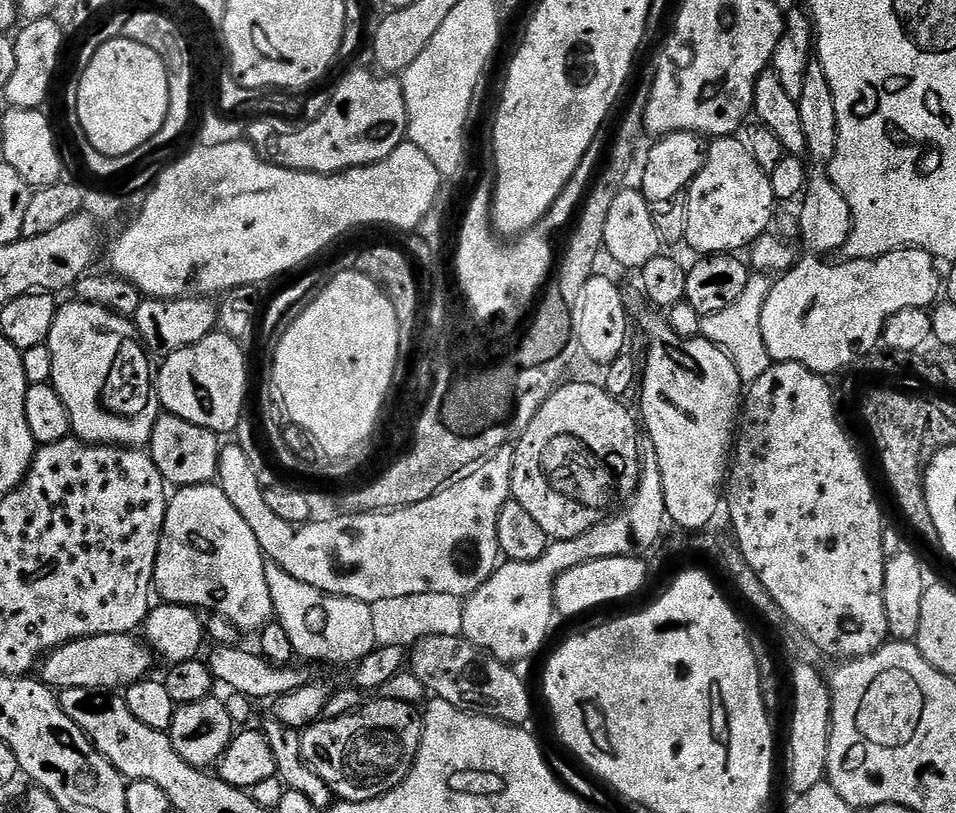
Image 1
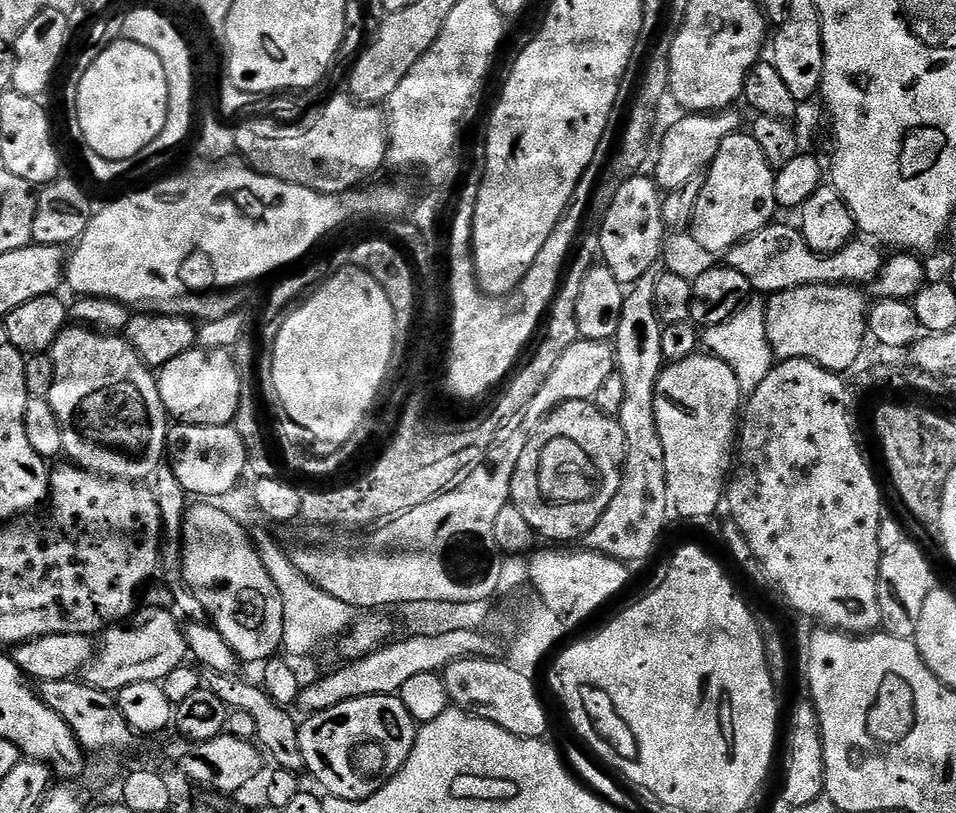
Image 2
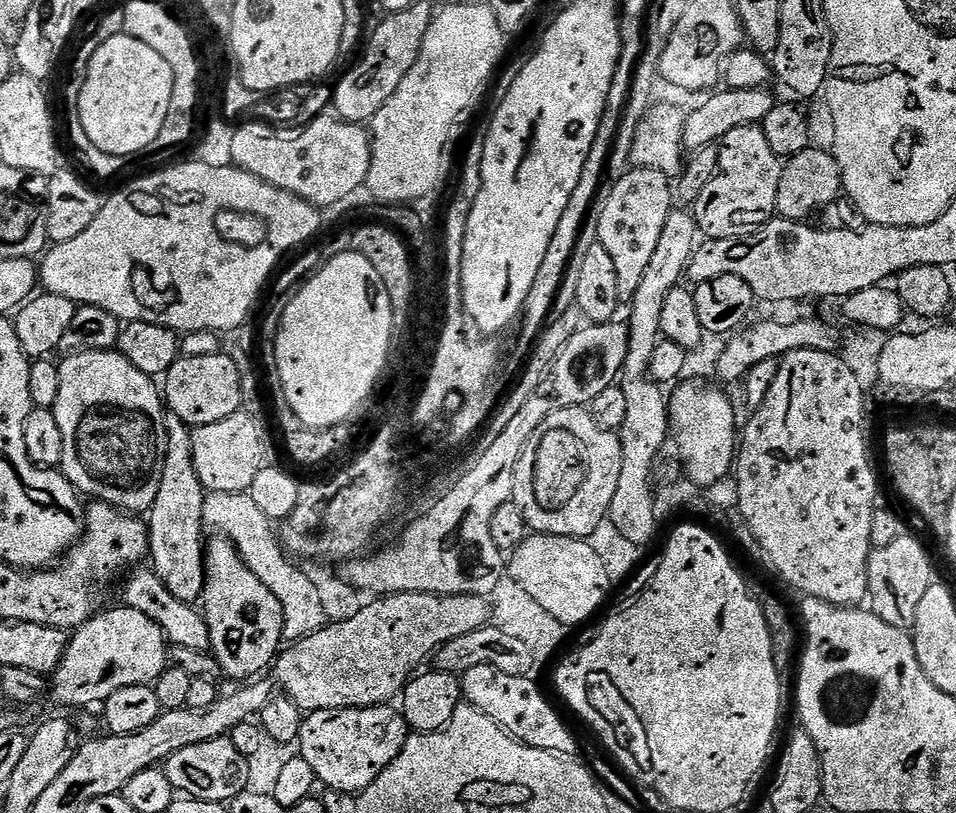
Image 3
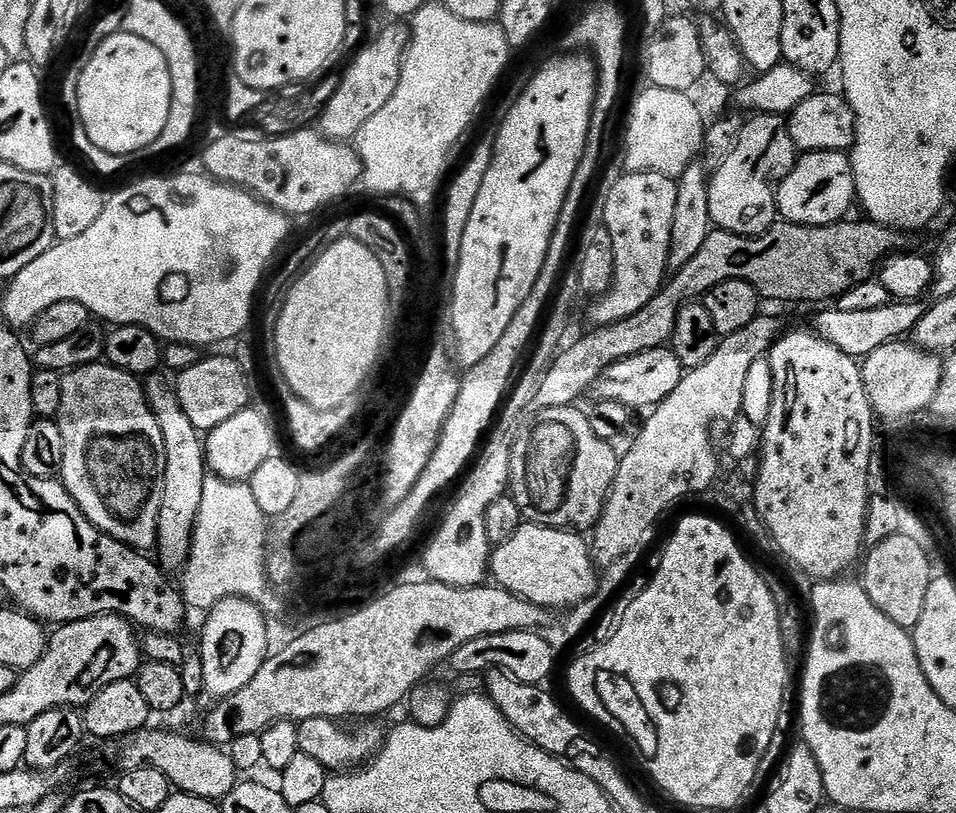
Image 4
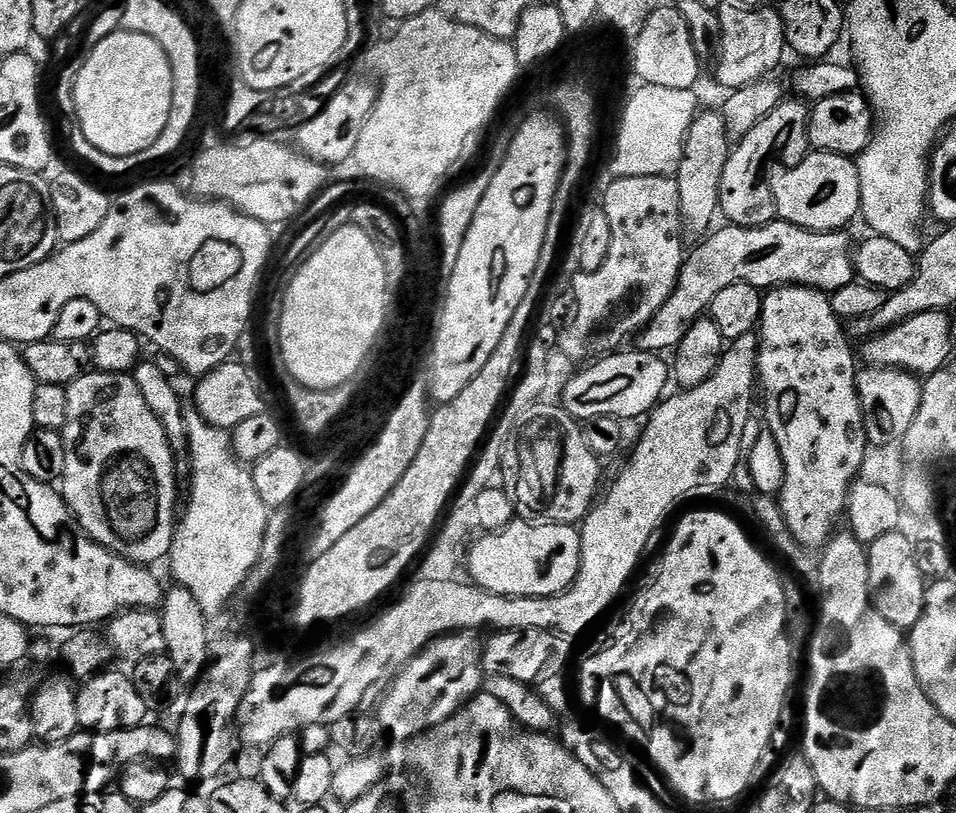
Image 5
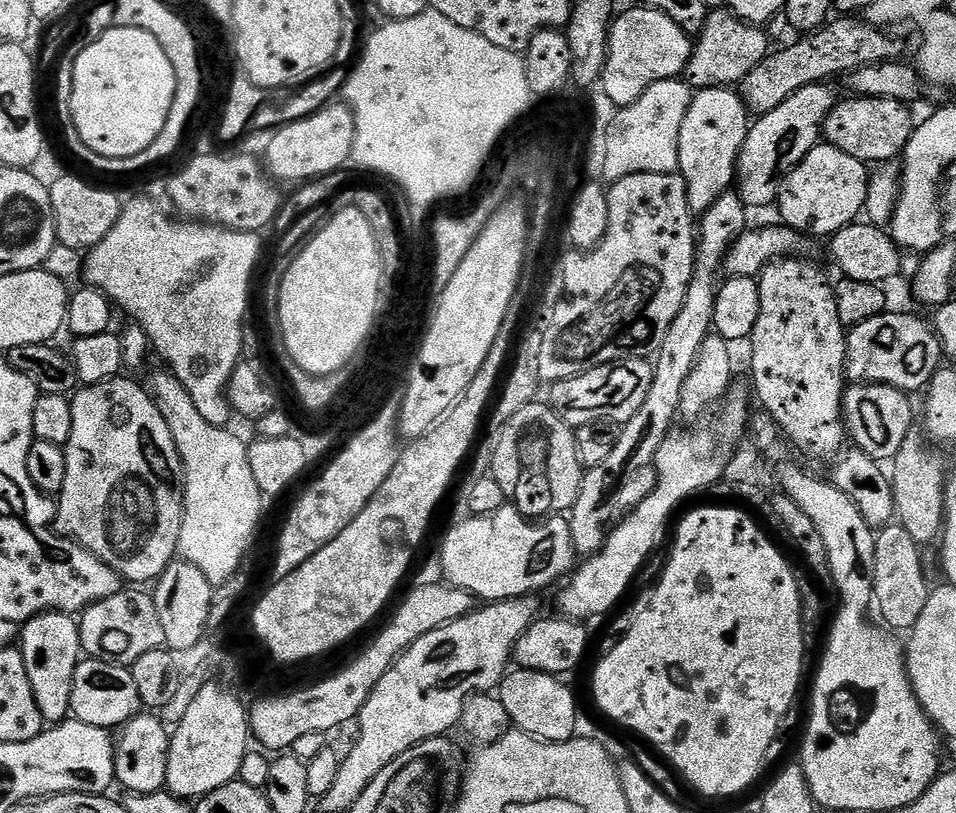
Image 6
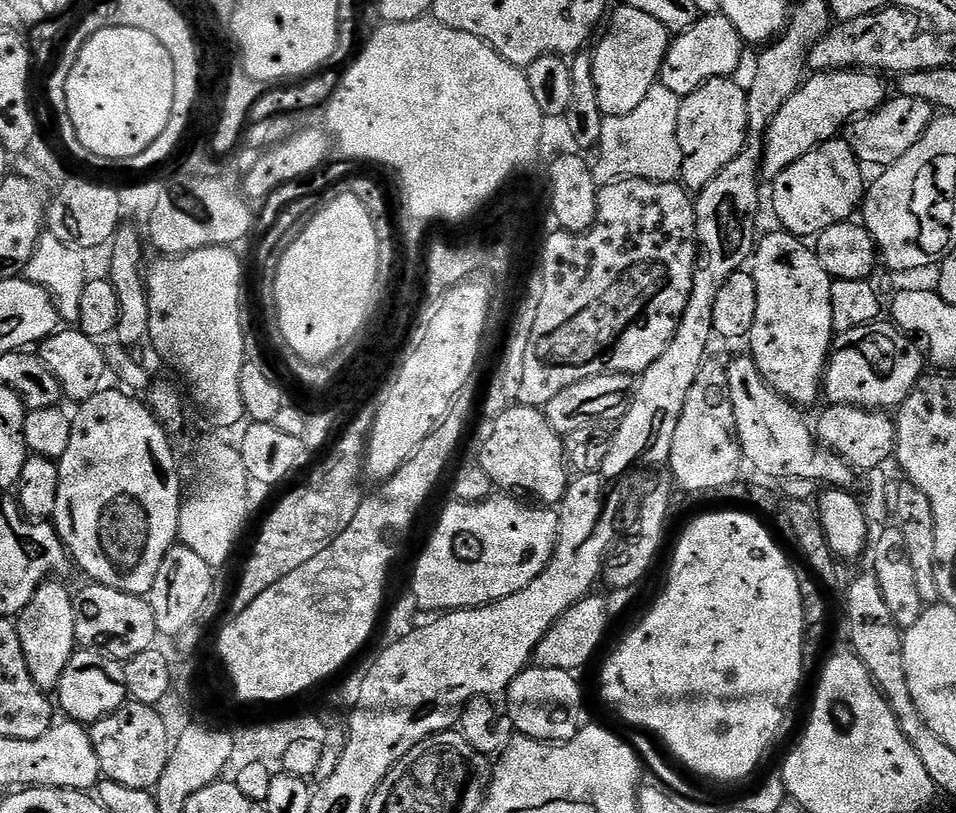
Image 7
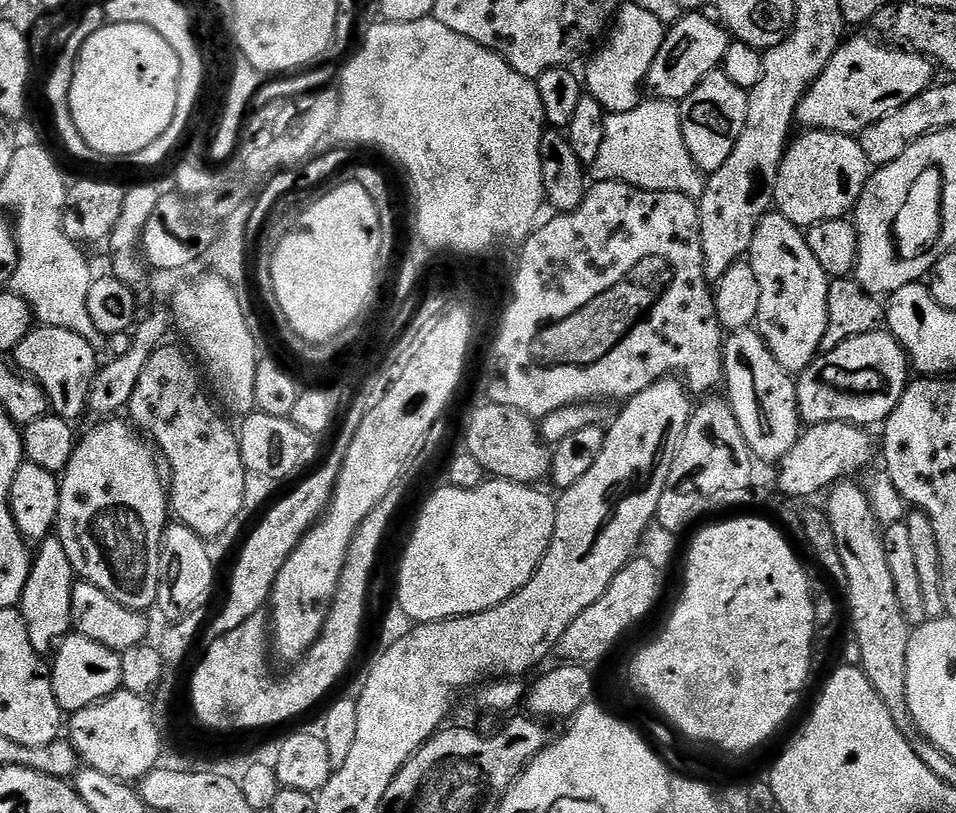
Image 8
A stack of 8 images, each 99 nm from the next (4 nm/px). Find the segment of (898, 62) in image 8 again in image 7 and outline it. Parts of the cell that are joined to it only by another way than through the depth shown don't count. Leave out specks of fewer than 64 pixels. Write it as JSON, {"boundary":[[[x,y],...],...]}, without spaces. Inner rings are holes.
{"boundary":[[[855,68],[809,75],[799,90],[786,98],[782,110],[778,110],[764,135],[763,179],[776,180],[778,174],[798,162],[798,158],[812,152],[819,144],[837,139],[856,117],[876,111],[890,96],[887,86],[880,80],[883,79],[871,70]]]}

